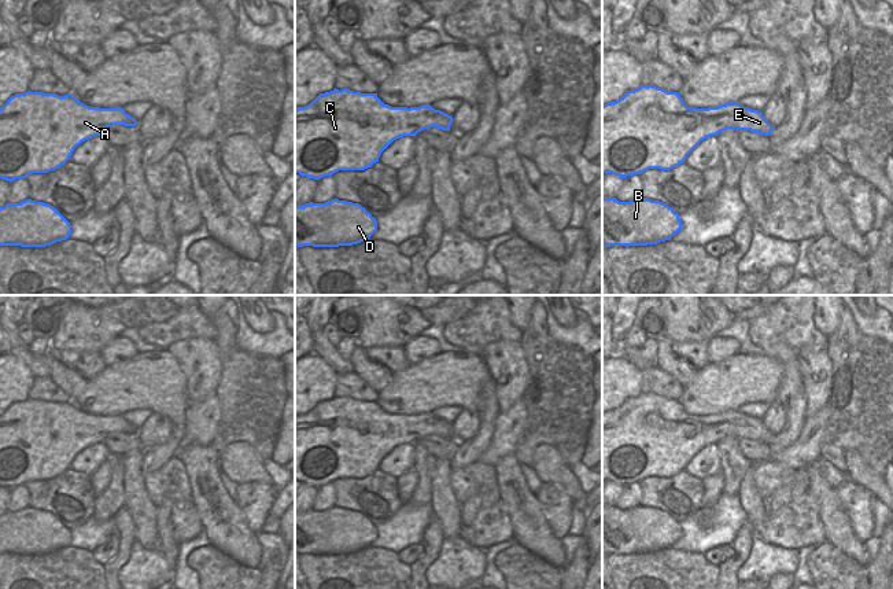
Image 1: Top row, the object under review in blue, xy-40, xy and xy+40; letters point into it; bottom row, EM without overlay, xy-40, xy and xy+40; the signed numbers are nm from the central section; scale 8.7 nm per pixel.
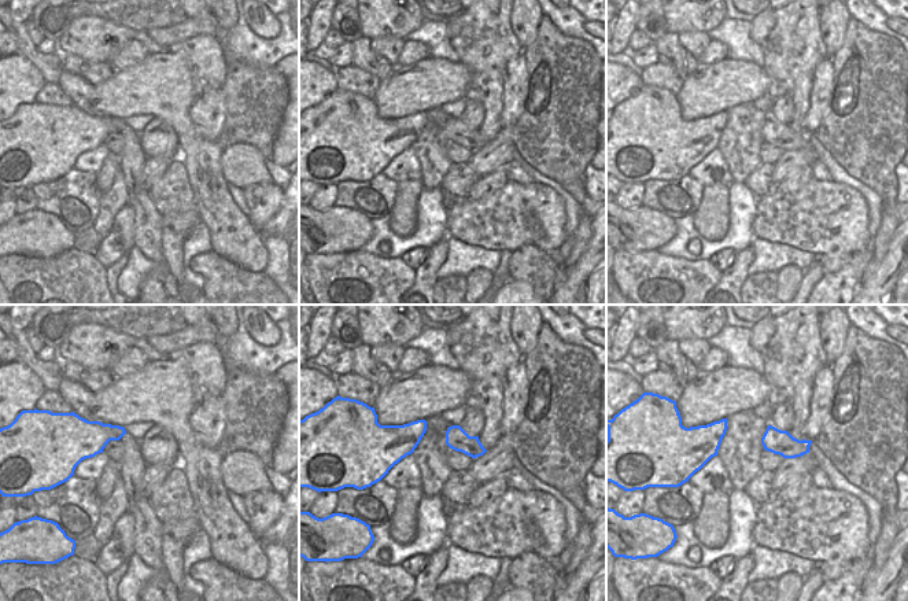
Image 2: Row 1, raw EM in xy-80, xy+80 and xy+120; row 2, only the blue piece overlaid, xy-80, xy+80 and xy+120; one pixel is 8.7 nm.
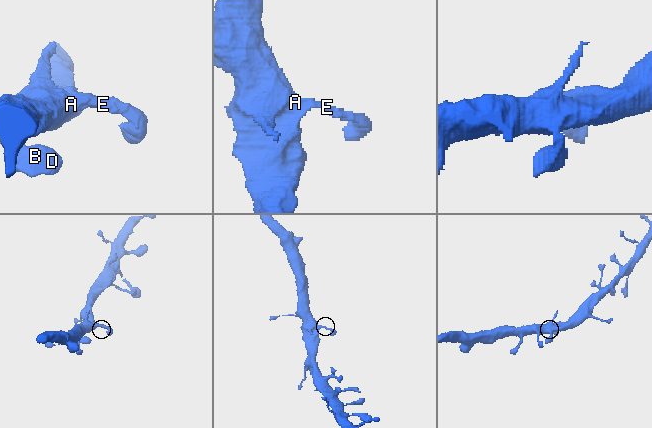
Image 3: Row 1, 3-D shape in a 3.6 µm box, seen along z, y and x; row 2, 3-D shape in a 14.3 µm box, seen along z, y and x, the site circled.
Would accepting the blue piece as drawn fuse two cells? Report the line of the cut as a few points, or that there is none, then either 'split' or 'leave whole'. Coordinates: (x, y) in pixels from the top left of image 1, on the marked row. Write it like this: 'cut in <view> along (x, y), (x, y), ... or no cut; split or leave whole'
no cut; leave whole

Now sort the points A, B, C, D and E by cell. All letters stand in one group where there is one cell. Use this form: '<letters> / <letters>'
A B C D E

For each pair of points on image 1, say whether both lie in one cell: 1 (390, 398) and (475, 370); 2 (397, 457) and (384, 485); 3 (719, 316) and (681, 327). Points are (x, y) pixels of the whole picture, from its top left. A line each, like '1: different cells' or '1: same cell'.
1: same cell
2: different cells
3: same cell

